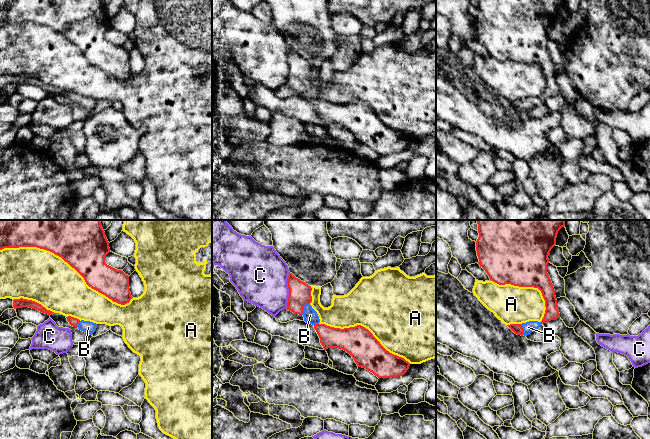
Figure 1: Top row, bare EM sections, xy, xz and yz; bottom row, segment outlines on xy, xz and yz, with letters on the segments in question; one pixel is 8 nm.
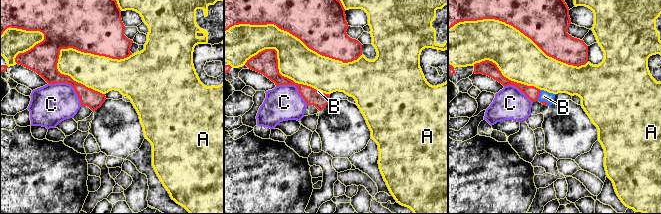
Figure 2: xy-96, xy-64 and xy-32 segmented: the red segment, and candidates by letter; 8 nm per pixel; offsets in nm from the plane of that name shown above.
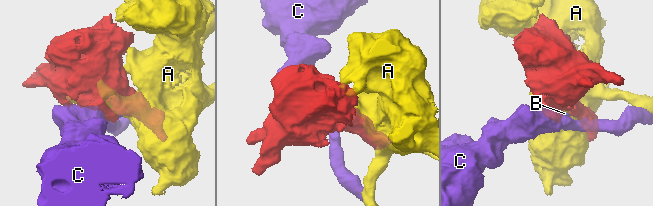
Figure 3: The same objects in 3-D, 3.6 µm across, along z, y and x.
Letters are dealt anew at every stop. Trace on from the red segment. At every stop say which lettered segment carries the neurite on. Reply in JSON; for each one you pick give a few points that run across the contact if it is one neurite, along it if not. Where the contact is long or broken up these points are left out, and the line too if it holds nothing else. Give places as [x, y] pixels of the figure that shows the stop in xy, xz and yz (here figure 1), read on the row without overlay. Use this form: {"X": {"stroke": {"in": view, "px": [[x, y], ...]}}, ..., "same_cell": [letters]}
{"B": {"stroke": {"in": "xz", "px": [[299, 68], [299, 79], [303, 84], [310, 91]]}}, "same_cell": ["B"]}

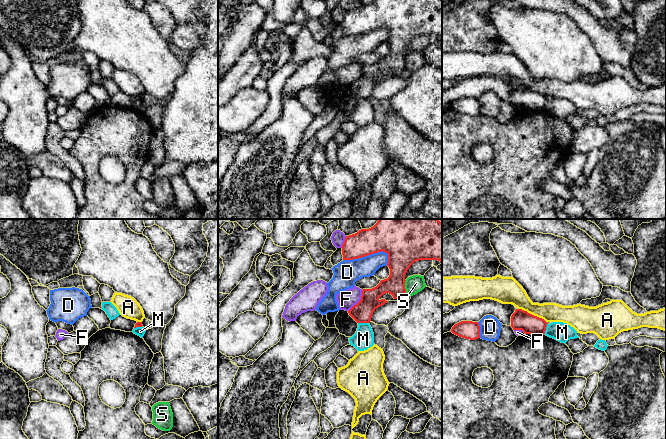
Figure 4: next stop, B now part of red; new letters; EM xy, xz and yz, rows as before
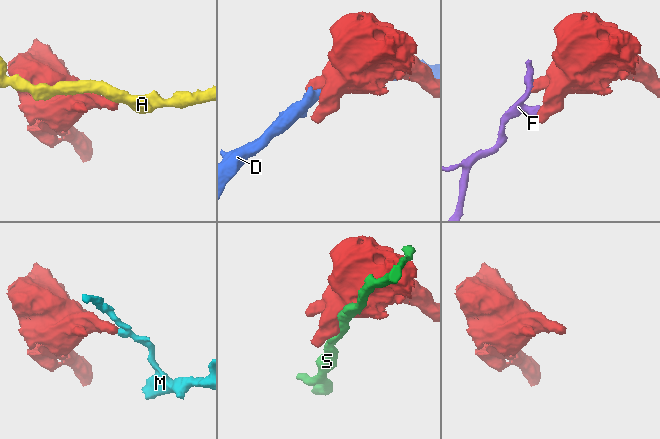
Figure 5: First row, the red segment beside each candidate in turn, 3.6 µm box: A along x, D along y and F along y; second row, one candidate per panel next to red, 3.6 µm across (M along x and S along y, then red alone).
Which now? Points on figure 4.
{"same_cell": []}

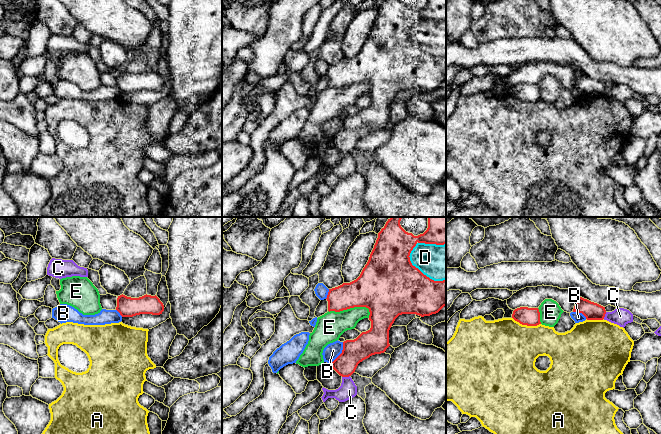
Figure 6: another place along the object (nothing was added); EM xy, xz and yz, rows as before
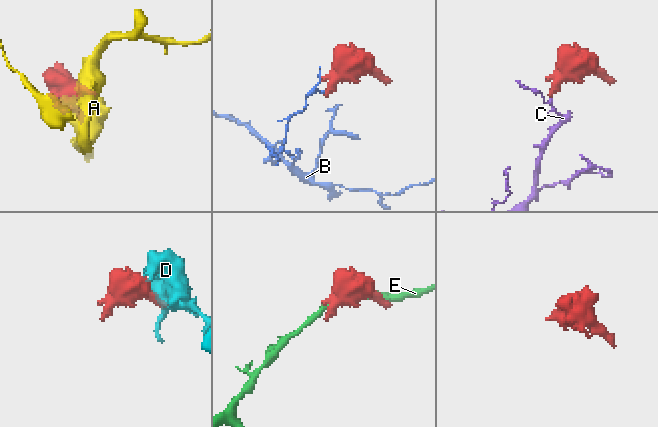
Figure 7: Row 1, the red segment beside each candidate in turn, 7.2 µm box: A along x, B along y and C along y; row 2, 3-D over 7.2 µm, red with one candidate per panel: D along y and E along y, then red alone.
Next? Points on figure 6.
{"same_cell": []}

